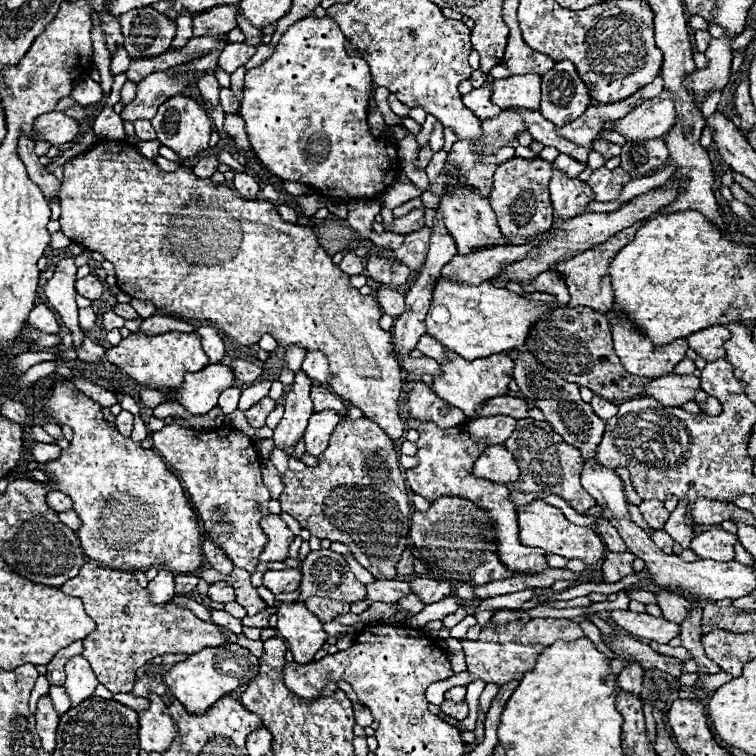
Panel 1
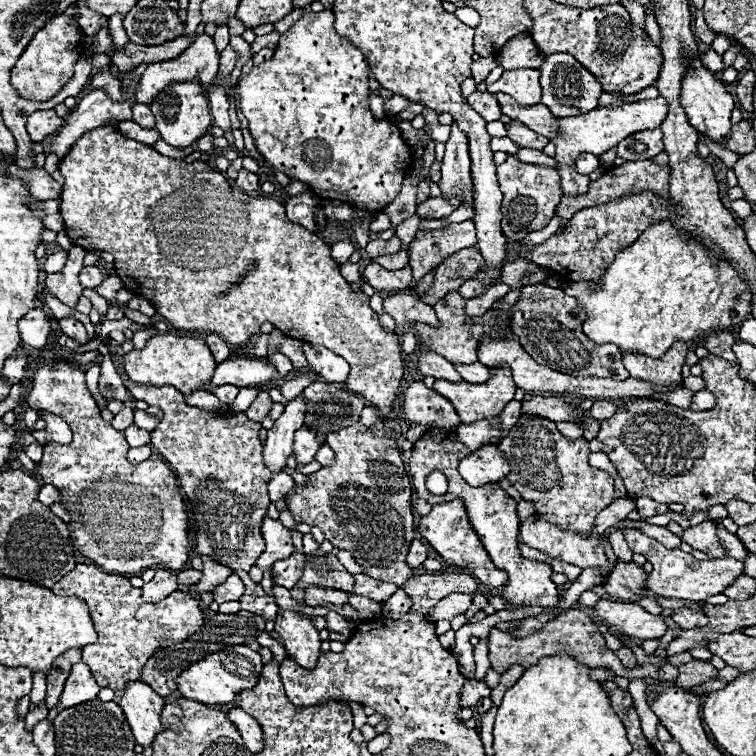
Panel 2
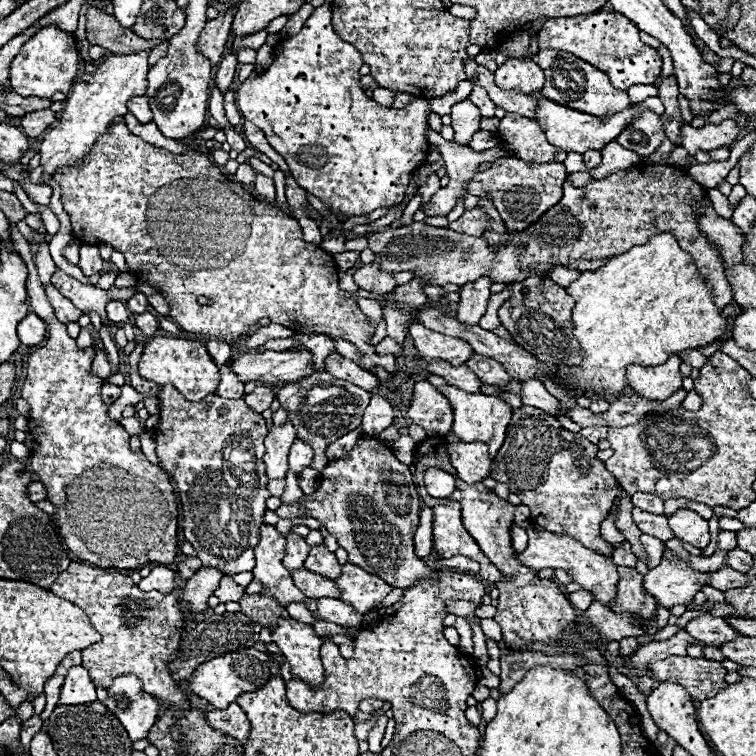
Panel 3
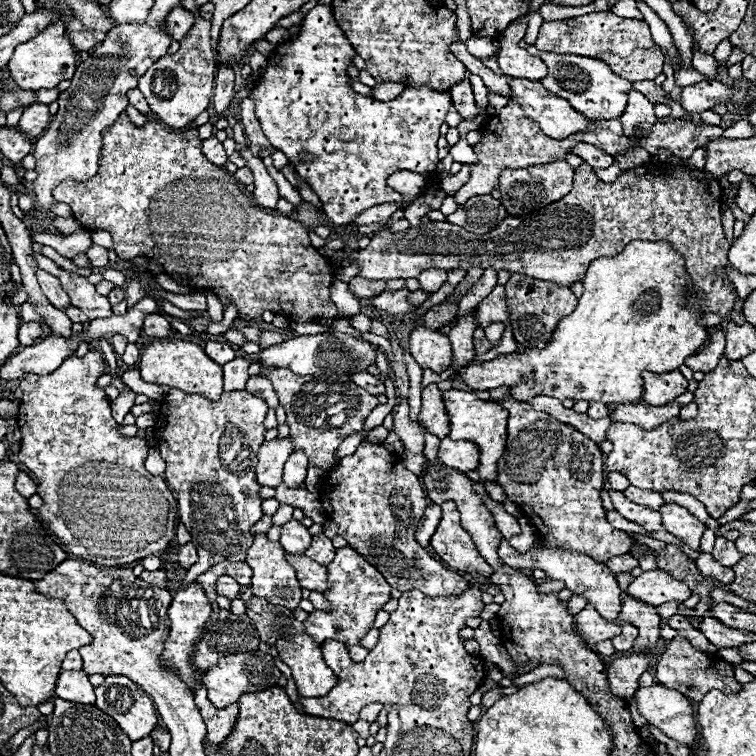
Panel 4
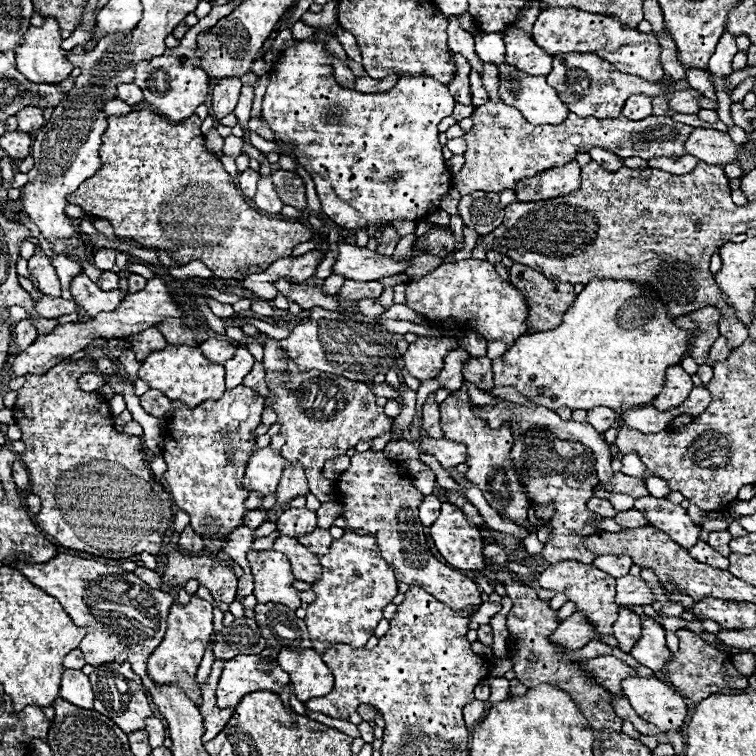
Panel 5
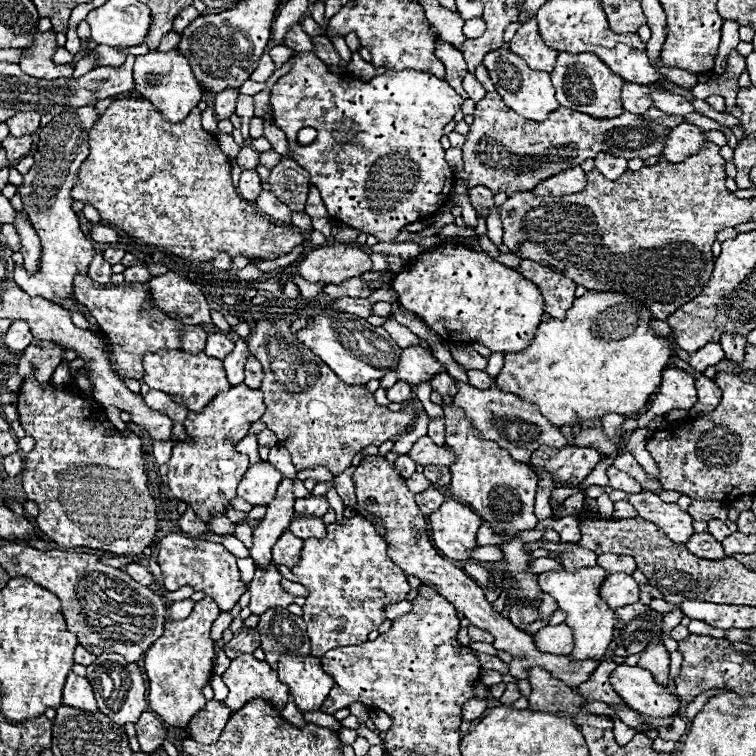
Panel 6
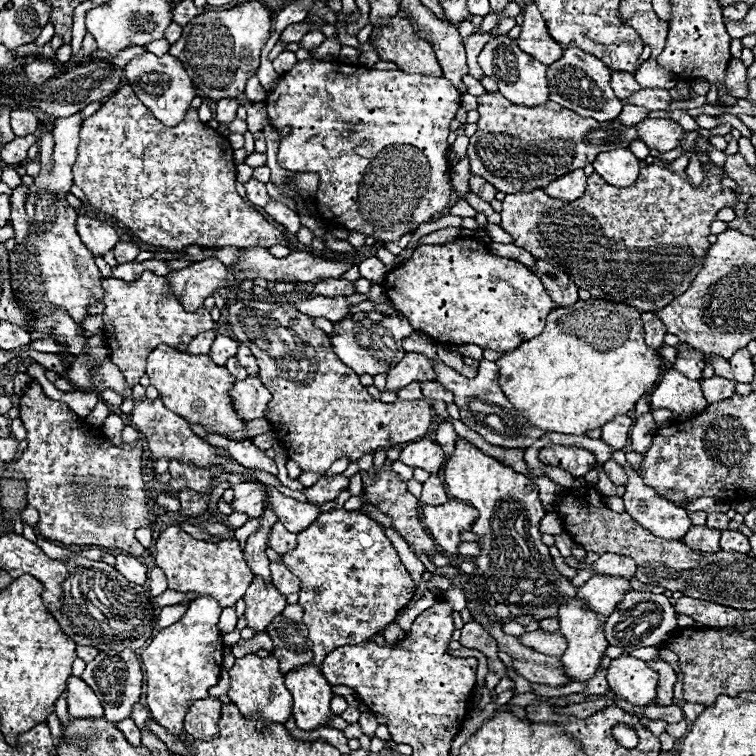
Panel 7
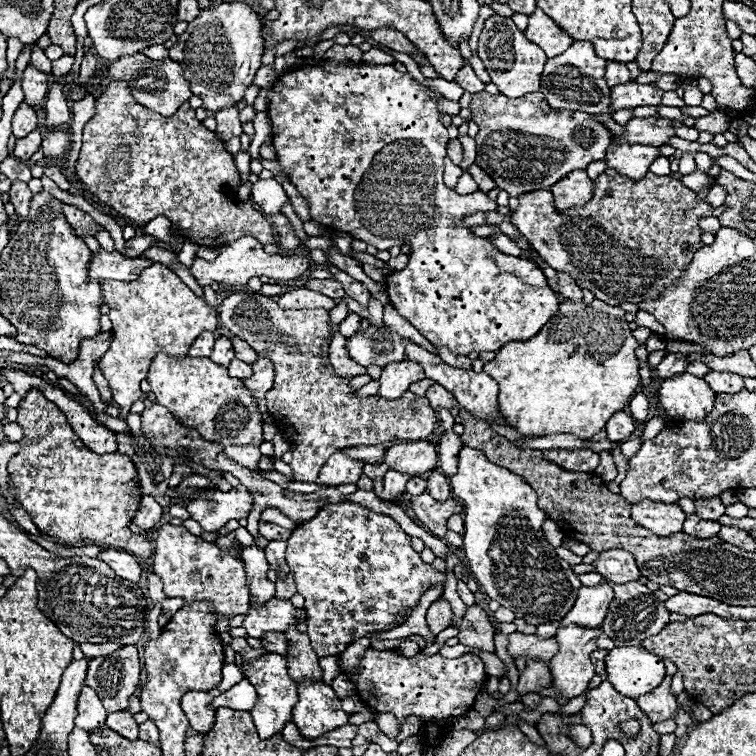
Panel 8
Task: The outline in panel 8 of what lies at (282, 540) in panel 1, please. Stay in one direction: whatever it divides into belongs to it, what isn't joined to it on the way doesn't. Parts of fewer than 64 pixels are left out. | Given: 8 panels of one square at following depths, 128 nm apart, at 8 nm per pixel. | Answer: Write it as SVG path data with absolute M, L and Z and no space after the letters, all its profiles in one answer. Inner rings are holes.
M270 598L270 602L258 608L250 606L242 626L252 638L260 638L264 632L286 632L290 624L298 624L294 618L294 610L296 608L290 600Z

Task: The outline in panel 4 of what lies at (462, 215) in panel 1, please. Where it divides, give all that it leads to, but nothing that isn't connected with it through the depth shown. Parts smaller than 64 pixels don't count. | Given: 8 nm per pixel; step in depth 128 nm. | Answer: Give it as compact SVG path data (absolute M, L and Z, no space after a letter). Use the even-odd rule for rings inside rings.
M464 78L460 84L452 86L450 94L452 94L452 104L454 104L454 108L456 108L456 112L460 114L462 120L470 120L470 118L480 114L480 108L474 102L468 78Z

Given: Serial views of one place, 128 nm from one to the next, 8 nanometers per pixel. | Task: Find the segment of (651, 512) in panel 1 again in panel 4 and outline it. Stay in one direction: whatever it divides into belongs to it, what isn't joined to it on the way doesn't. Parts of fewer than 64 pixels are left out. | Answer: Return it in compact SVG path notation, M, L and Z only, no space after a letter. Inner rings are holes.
M628 486L626 492L624 492L624 496L626 496L630 502L642 504L642 506L652 508L652 510L658 510L658 506L664 504L660 492L654 492L654 490L642 490L642 488L636 488L636 486Z

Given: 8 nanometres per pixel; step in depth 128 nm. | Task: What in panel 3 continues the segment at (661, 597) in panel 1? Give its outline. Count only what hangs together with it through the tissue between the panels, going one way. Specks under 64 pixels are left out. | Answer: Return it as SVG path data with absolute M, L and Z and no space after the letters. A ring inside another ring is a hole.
M712 614L692 618L684 630L706 646L720 646L722 642L730 642L730 638L738 636L738 632L732 630L732 626L724 618L716 618Z

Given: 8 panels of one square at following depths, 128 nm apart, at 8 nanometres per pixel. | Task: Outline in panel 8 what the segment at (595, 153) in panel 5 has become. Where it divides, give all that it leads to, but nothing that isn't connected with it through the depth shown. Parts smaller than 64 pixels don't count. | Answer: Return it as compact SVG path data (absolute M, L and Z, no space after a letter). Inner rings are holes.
M614 144L606 150L606 168L614 168L620 172L620 176L626 176L630 180L644 178L650 164L658 158L656 146L622 146Z

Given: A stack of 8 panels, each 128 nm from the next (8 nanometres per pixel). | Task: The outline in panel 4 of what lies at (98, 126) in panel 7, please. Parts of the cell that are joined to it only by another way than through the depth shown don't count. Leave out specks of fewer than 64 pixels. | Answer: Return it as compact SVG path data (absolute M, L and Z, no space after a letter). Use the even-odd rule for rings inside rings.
M122 112L116 124L104 134L98 174L86 182L66 180L58 184L52 194L58 202L72 208L74 218L86 230L110 232L120 260L132 260L136 256L154 258L178 284L190 286L192 292L216 294L224 308L234 304L238 308L236 318L258 320L264 310L304 322L346 318L330 300L330 284L334 280L332 262L312 248L308 230L284 214L270 214L254 206L224 168L206 160L196 128L164 130L158 122L136 128Z

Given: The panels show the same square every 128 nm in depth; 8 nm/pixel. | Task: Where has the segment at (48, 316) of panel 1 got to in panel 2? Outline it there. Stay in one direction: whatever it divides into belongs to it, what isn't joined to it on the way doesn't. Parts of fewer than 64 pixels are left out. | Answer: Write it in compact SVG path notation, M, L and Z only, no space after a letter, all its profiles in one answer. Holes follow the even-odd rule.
M30 310L20 322L18 322L18 328L20 328L20 336L22 340L28 344L28 346L34 346L34 348L44 348L46 340L48 340L48 334L52 330L50 326L50 318L44 310Z

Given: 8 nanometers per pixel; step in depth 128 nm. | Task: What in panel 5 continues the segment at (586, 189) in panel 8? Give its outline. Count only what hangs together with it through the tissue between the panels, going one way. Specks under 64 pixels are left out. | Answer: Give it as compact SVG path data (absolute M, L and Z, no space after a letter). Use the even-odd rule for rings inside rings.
M568 162L566 166L554 166L554 170L544 170L534 178L524 178L514 188L518 202L540 202L558 196L566 196L580 186L580 166Z

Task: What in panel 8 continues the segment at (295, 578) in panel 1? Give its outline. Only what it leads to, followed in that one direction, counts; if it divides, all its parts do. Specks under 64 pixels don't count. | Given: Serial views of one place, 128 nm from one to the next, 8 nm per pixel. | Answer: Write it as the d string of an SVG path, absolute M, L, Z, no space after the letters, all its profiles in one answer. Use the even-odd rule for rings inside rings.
M342 452L332 454L326 466L322 466L320 476L316 478L316 484L320 488L326 488L326 486L338 488L342 484L354 484L362 476L362 468L364 468L364 462L360 460L350 460Z

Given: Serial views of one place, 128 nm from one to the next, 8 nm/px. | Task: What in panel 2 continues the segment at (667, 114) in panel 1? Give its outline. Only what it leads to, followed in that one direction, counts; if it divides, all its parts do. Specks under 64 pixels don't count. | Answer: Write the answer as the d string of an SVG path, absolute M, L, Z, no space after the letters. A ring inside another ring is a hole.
M658 96L654 100L644 100L644 102L634 102L634 104L624 104L622 108L596 108L590 114L580 114L580 116L568 116L568 118L558 118L562 134L554 138L552 142L556 144L558 156L556 160L556 170L560 174L560 188L562 196L578 196L587 193L590 179L576 172L574 169L575 159L582 152L606 152L608 148L616 146L622 138L628 138L630 134L642 132L642 130L654 130L660 128L668 114L668 102Z

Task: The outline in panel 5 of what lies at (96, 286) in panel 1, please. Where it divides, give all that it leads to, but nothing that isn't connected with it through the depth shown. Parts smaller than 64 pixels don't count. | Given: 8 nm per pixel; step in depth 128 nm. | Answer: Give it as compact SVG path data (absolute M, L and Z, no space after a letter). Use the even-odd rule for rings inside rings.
M100 248L100 250L94 252L92 260L94 260L94 266L96 266L96 268L100 268L100 270L112 270L114 260L116 260L116 250Z

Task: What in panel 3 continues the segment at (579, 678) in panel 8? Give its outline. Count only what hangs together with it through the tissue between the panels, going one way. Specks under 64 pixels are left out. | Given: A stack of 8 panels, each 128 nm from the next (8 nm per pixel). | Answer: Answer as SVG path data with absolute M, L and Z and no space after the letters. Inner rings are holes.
M528 526L526 532L528 532L528 548L516 556L524 566L536 572L544 568L552 568L552 570L564 568L574 578L574 582L582 584L584 590L588 590L598 602L610 606L610 600L616 596L614 590L618 582L618 572L616 572L616 564L608 556L602 556L596 550L582 546L576 538L570 538L568 534L552 534L538 526Z

